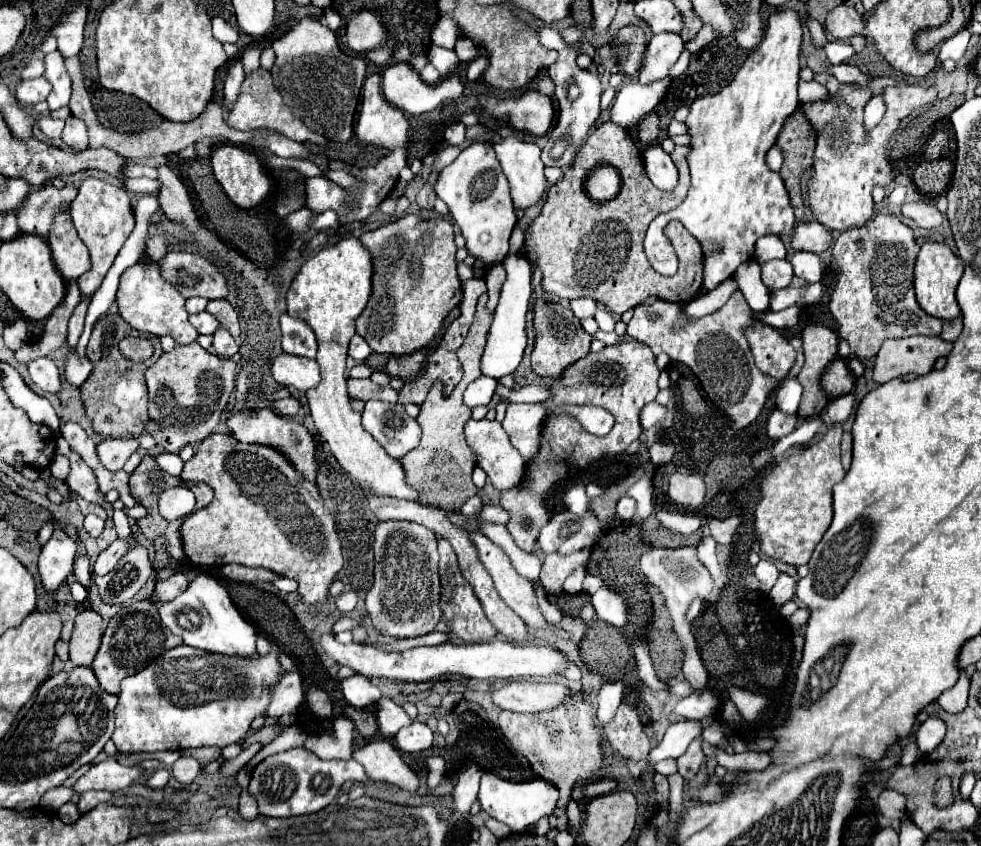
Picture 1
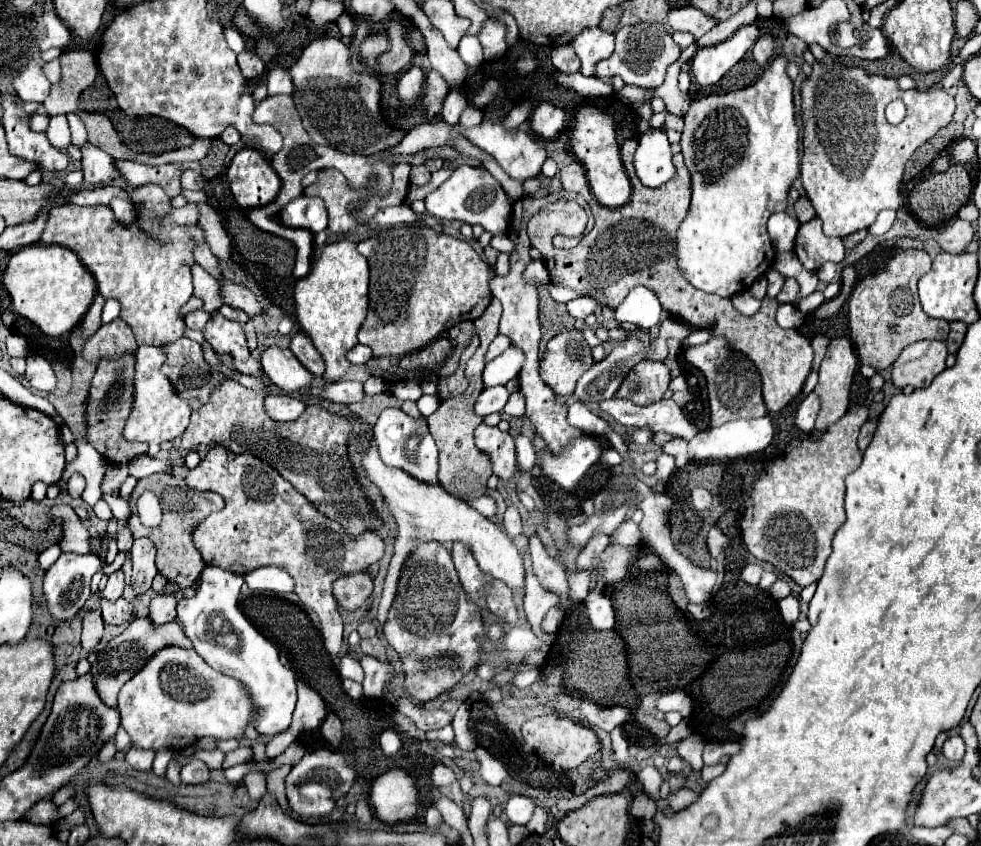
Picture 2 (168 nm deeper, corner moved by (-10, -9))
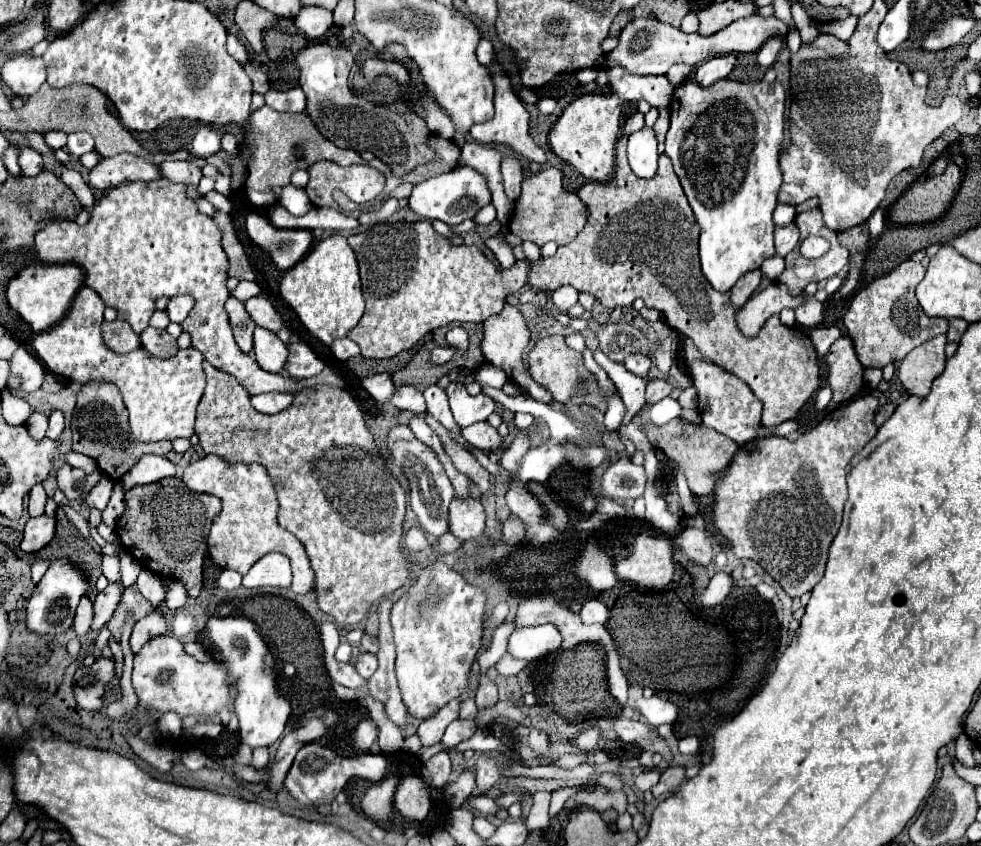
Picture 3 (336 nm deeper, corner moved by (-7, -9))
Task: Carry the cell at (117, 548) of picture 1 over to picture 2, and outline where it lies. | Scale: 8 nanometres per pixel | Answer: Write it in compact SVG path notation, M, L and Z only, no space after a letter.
M117 570L117 572L109 574L109 582L107 582L105 590L101 592L101 596L103 596L103 598L107 598L107 600L117 600L117 598L121 598L123 588L125 588L123 570Z

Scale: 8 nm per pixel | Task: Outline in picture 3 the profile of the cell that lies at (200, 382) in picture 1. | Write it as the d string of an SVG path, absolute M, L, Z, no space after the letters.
M146 328L142 334L142 346L148 348L154 356L162 356L162 358L170 358L178 352L176 348L176 340L166 332L166 330L160 330L160 328Z

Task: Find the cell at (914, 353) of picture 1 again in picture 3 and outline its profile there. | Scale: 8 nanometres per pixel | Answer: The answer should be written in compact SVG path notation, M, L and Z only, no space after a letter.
M936 336L926 344L914 348L902 360L898 376L904 388L912 396L920 396L920 398L928 396L932 380L944 372L944 364L946 364L944 346L946 346L946 336Z

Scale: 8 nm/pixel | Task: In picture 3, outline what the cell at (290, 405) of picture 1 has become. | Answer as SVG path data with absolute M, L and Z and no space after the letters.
M266 392L252 396L252 406L262 414L278 414L292 404L292 396L288 392Z

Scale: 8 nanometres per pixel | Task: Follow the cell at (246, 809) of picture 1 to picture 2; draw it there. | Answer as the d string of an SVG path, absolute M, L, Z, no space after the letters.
M251 772L251 774L247 774L245 776L245 786L247 786L247 790L249 790L249 796L253 798L253 800L261 800L263 796L265 796L265 778L263 778L263 774L261 772Z

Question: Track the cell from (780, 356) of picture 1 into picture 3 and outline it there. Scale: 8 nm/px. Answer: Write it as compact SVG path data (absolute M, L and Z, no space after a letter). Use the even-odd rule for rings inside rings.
M626 136L618 140L618 160L614 166L614 174L610 180L604 184L588 182L580 188L580 198L588 204L590 208L590 220L578 232L578 236L568 242L566 246L560 246L558 252L550 258L540 258L536 262L529 260L522 253L522 257L515 257L517 260L523 260L528 264L528 284L538 288L538 290L554 290L564 284L574 286L578 292L588 292L598 298L598 302L606 308L616 308L616 306L630 306L636 298L644 298L646 306L656 308L666 316L668 326L674 330L682 332L684 336L692 338L696 348L704 354L704 358L710 358L724 370L736 374L740 380L744 380L756 398L764 404L762 412L762 424L766 428L774 428L790 418L796 418L800 408L812 398L812 394L820 388L822 376L820 376L820 366L818 366L818 356L812 346L812 340L808 338L806 332L798 328L788 328L782 326L778 316L772 316L760 330L756 338L746 338L742 332L736 328L736 318L734 308L728 302L728 294L716 292L708 280L704 280L702 268L700 268L700 258L698 258L698 236L700 236L700 226L696 224L696 218L692 214L692 208L684 196L684 190L672 170L670 160L666 156L658 158L658 172L652 180L638 178L626 158ZM652 204L650 212L644 212L644 218L638 218L640 206Z

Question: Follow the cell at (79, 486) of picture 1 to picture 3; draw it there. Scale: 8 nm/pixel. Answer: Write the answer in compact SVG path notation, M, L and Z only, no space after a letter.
M62 464L56 472L56 482L58 488L66 494L66 498L76 500L80 496L84 496L88 492L88 488L84 486L86 482L86 472L80 468L72 468L68 464Z

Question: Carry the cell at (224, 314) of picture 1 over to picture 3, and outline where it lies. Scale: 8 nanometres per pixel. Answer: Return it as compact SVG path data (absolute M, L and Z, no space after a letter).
M230 296L226 300L226 312L228 312L230 326L232 326L232 332L234 332L234 338L240 346L240 350L248 354L252 350L252 332L254 332L256 322L248 316L244 304L234 296Z

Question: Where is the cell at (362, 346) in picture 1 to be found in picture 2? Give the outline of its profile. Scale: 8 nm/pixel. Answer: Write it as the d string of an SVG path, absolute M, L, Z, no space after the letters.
M357 344L353 350L347 352L347 358L349 358L351 364L367 364L373 358L373 352L371 352L371 348Z

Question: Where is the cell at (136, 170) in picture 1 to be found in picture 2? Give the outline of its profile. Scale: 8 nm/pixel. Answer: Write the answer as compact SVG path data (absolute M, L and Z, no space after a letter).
M186 170L181 176L181 187L186 190L203 190L207 180L193 170Z

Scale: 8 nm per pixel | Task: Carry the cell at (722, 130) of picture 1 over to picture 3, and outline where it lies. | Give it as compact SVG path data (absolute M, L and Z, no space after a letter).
M686 80L682 82L672 96L672 124L670 130L666 134L666 156L672 160L674 172L686 192L686 198L694 210L694 216L702 228L700 232L700 262L702 262L702 272L708 278L708 282L712 284L714 290L718 292L728 292L740 276L744 276L750 270L756 270L762 266L762 262L770 256L774 256L774 222L772 222L772 212L776 208L776 194L778 188L782 184L782 174L778 170L778 152L780 152L780 142L782 142L782 134L784 134L784 88L778 82L772 84L764 84L764 82L738 82L738 80L718 80L716 84L712 84L710 88L702 88L700 84Z

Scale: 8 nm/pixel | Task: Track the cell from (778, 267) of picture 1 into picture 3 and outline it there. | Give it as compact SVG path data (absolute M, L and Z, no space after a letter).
M772 282L736 312L736 324L744 336L756 336L770 316L780 314L784 308L800 306L800 302L800 296L790 296L784 284Z

